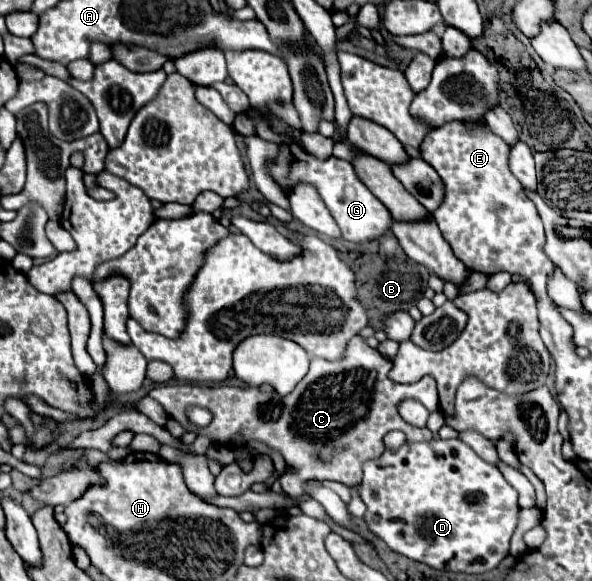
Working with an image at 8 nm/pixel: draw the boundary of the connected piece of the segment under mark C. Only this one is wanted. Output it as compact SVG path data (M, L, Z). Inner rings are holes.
M354 336L340 360L328 362L322 358L312 358L308 374L300 380L300 384L288 394L288 396L278 396L276 390L270 386L236 387L219 383L216 385L198 386L198 384L176 384L176 386L156 386L148 392L150 398L162 404L166 414L180 422L184 430L196 432L198 436L208 436L212 444L226 446L232 444L234 436L242 436L244 442L264 442L268 448L276 450L282 454L288 466L294 466L296 472L304 480L336 480L336 482L346 482L348 486L356 486L362 482L362 466L368 460L374 460L382 454L384 442L382 438L392 432L392 430L402 430L408 442L428 442L434 438L434 434L428 428L416 428L406 424L400 414L398 414L398 404L404 398L414 398L420 400L428 412L438 410L438 394L436 394L436 382L434 378L426 376L414 384L396 384L394 380L388 378L392 364L388 358L384 358L376 348L370 348L362 336ZM190 406L200 406L212 412L212 422L208 426L196 426L188 420L186 410Z

